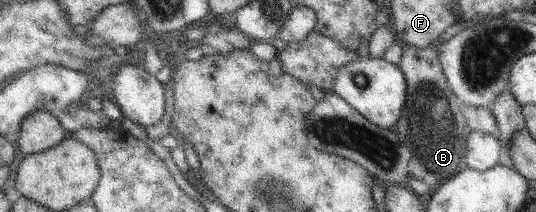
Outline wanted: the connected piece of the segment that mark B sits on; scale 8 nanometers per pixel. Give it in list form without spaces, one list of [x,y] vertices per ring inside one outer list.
[[[440,41],[425,49],[416,48],[411,45],[403,48],[402,58],[398,68],[404,73],[406,81],[406,100],[397,125],[394,127],[399,139],[402,139],[403,145],[406,145],[412,152],[408,162],[407,171],[413,178],[422,180],[433,190],[440,188],[449,180],[454,178],[463,170],[469,168],[464,162],[466,154],[466,143],[469,134],[472,132],[466,122],[466,117],[462,113],[461,103],[457,96],[450,90],[440,64]]]

